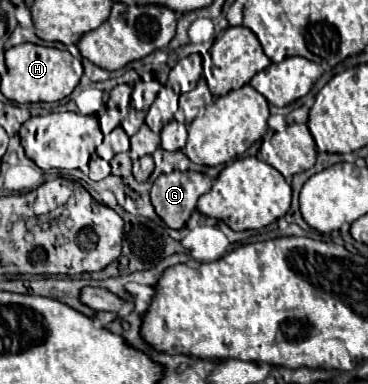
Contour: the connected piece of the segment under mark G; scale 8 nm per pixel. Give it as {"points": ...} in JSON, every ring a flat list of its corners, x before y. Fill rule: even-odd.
{"points":[[203,172,161,174,151,188,151,202,155,212,169,228,181,230,195,210,197,200,211,190,211,178]]}

